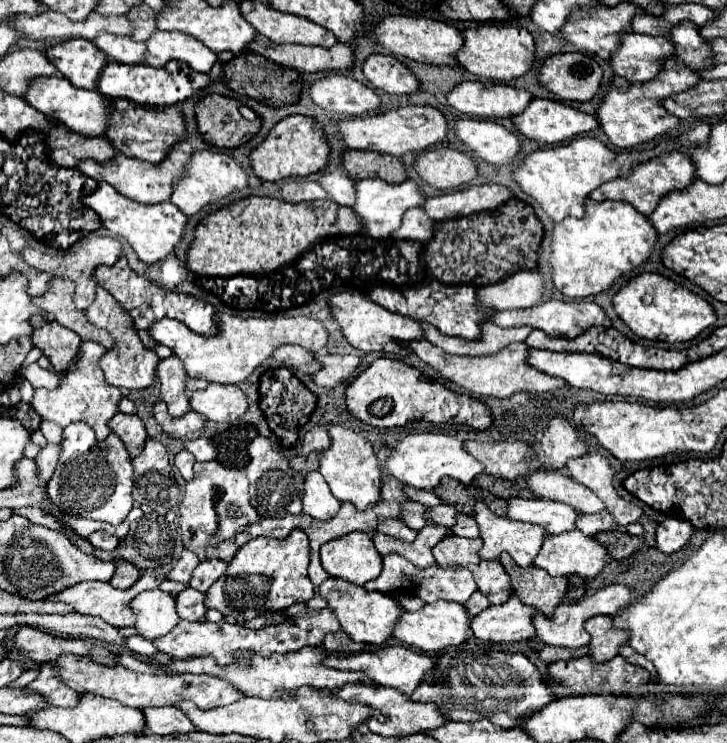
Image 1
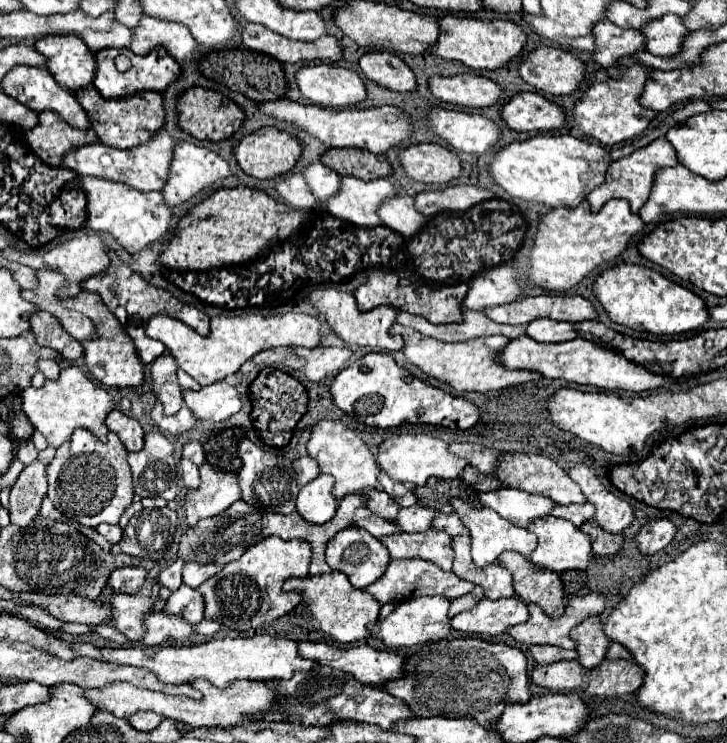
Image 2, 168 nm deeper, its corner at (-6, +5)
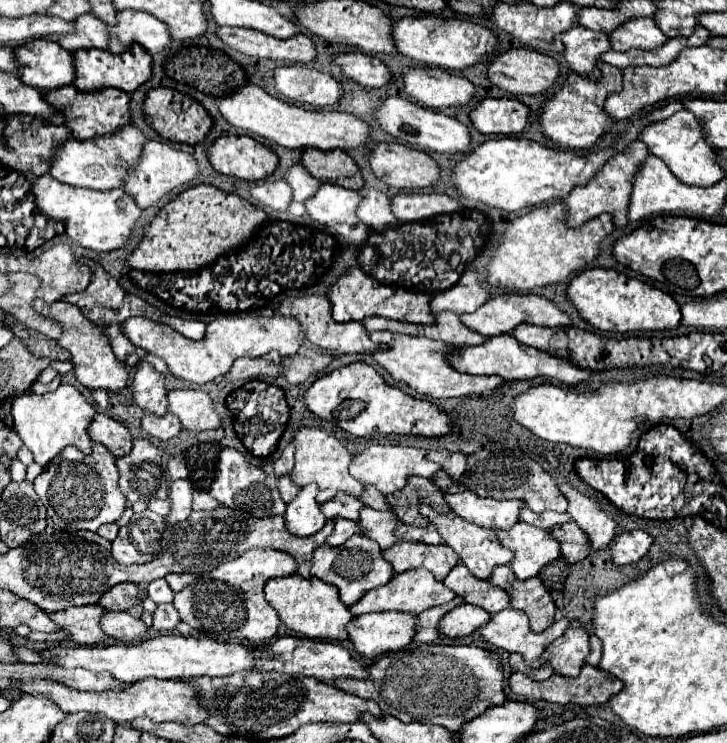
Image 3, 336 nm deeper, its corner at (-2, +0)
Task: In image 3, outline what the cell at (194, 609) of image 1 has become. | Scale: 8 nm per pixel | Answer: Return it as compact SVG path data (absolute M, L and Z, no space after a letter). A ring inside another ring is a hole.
M159 604L153 612L153 628L161 632L173 632L175 624L179 624L179 616L173 604Z

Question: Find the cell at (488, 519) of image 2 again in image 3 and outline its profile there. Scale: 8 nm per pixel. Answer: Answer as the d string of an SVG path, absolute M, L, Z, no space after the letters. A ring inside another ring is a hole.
M421 506L419 512L421 512L423 518L427 518L427 520L439 530L439 536L443 538L443 542L445 542L447 546L451 546L451 548L459 554L459 558L465 562L465 566L469 568L469 572L471 572L475 578L487 580L487 578L491 576L491 572L493 572L495 566L501 566L501 564L509 564L509 562L511 562L511 558L513 558L513 556L511 556L511 550L507 550L505 546L501 546L501 544L497 542L493 530L489 530L489 528L479 528L479 526L475 526L475 524L471 524L471 522L465 522L463 518L455 516L453 512L439 514L439 512L435 512L431 506Z

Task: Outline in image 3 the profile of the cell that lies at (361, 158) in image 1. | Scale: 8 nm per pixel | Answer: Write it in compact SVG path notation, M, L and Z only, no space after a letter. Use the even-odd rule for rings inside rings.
M305 148L301 156L301 164L313 178L321 182L333 182L337 186L353 188L353 190L363 186L361 172L345 150Z

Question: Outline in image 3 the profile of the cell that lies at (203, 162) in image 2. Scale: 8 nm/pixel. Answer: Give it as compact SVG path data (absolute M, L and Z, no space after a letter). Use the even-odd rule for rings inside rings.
M147 140L143 150L141 150L141 156L139 156L137 164L133 168L129 168L129 172L125 176L123 190L129 192L135 198L139 208L147 208L147 206L155 204L163 194L177 188L179 184L191 182L197 174L199 174L199 166L197 166L197 160L191 154L179 152L165 142Z

